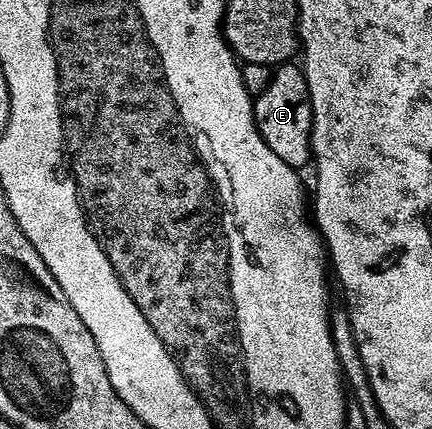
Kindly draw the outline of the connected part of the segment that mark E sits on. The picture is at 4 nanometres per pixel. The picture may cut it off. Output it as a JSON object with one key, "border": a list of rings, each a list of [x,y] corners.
{"border":[[[296,63],[278,64],[272,69],[267,86],[253,101],[253,113],[259,134],[287,166],[294,170],[310,167],[313,160],[313,111],[305,73]]]}

